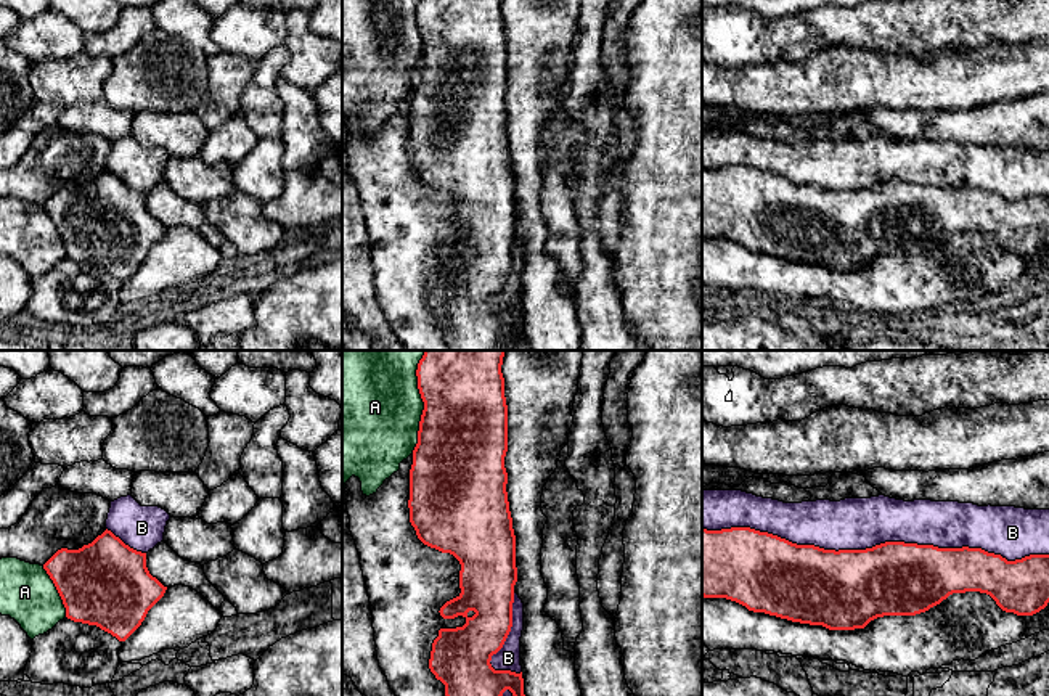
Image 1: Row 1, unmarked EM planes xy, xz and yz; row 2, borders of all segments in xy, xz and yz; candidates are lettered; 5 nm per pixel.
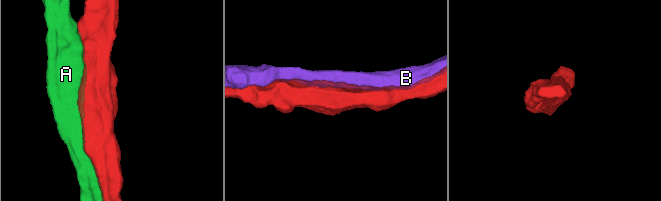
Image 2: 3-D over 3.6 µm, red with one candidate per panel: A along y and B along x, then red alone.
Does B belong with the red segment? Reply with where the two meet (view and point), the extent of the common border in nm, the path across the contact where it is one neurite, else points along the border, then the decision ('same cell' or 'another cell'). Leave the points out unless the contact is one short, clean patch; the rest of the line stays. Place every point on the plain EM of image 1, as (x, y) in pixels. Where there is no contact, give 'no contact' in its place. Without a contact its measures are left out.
contact yz (876, 185); length 1750 nm; another cell

